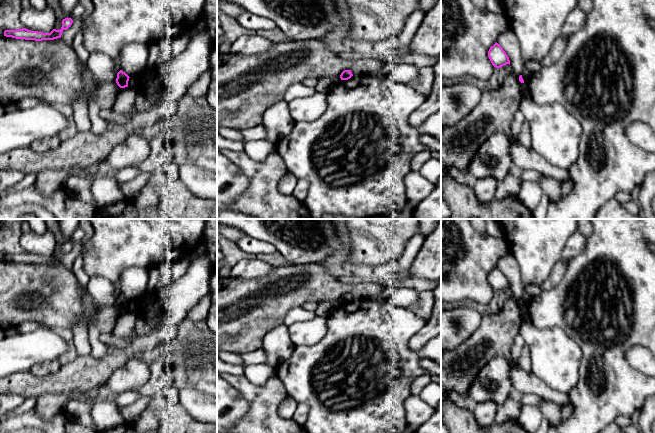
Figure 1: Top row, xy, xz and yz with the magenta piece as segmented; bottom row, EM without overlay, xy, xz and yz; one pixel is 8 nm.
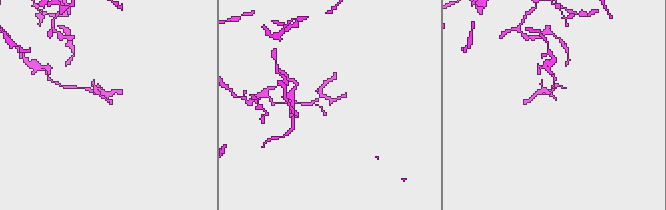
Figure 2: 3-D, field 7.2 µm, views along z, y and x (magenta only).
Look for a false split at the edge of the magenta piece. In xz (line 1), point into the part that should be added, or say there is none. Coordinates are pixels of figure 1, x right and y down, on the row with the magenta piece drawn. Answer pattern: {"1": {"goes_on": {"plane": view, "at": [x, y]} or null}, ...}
{"1": {"goes_on": null}}

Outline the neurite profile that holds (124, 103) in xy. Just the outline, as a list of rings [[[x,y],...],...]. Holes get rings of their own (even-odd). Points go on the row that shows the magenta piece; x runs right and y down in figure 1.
[[[128,87],[120,88],[115,102],[109,109],[117,114],[134,114],[136,95],[137,92],[133,89]]]

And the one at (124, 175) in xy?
[[[137,166],[135,167],[127,167],[121,170],[110,171],[109,172],[118,182],[128,182],[136,178],[139,174],[141,174],[141,169]]]

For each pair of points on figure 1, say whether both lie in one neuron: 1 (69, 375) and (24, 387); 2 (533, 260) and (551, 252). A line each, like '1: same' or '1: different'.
1: same
2: same

